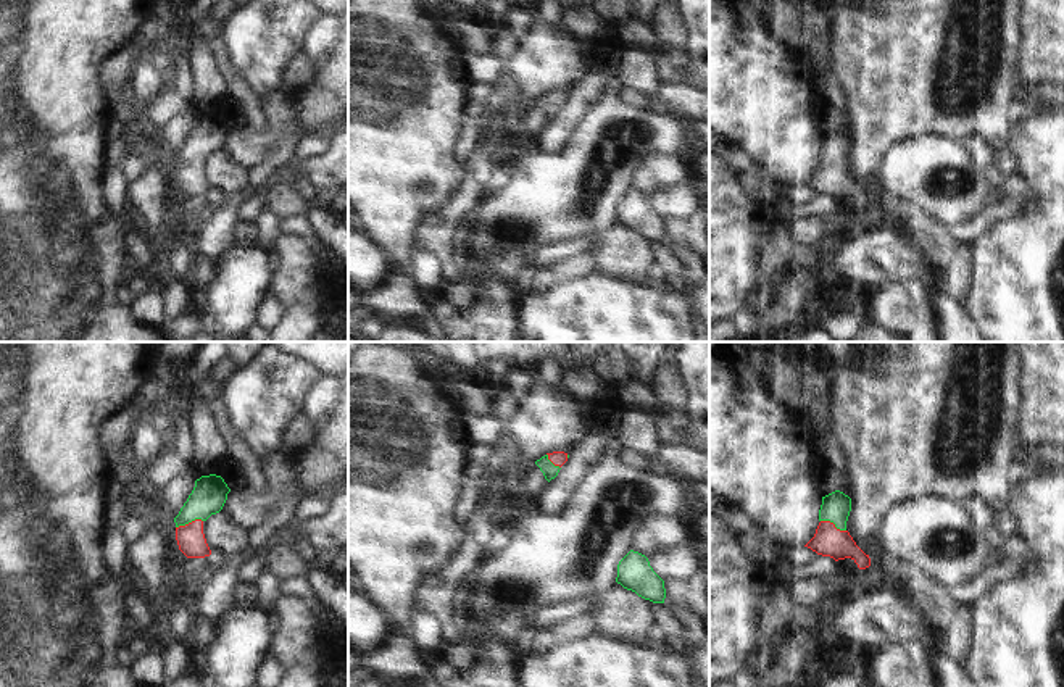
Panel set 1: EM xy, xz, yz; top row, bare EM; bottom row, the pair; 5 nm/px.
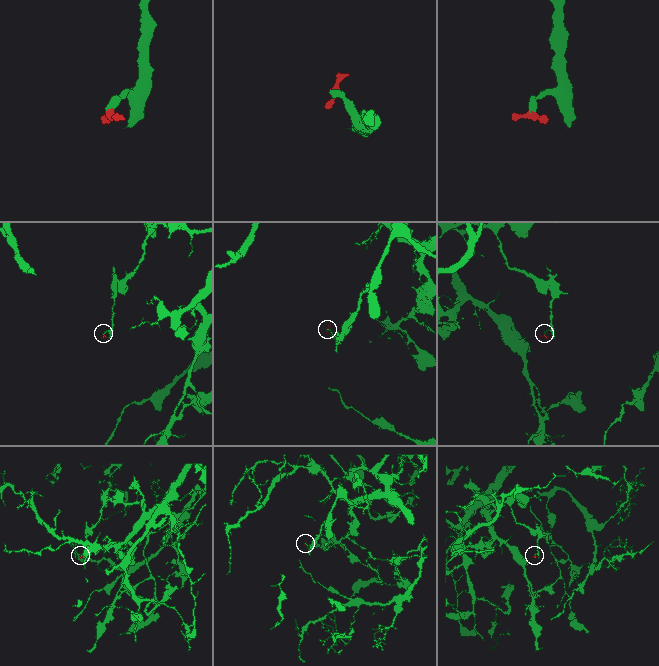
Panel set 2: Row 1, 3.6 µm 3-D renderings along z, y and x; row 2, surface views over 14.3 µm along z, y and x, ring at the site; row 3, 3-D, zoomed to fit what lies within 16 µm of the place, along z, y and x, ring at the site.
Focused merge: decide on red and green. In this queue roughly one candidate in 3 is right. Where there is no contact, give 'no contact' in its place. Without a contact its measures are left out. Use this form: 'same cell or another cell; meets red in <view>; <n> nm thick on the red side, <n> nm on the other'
same cell; meets red in xy; 140 nm thick on the red side, 170 nm on the other

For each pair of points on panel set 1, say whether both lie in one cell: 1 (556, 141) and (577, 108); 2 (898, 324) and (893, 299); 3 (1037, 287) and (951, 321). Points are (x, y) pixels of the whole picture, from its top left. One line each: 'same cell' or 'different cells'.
1: same cell
2: same cell
3: different cells

